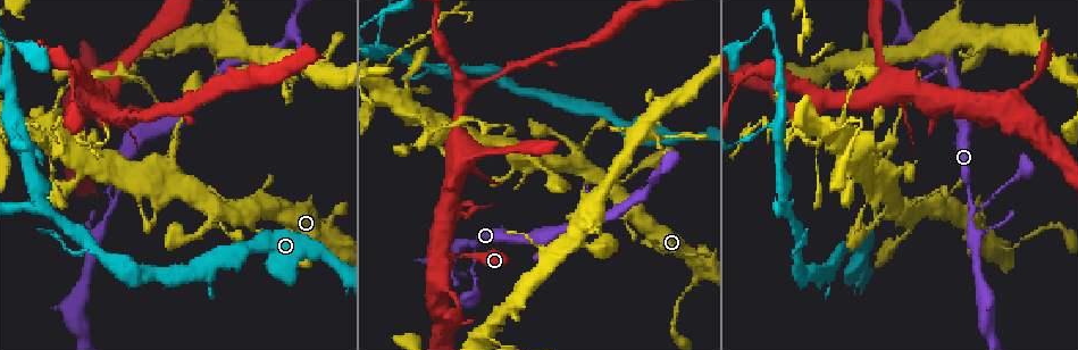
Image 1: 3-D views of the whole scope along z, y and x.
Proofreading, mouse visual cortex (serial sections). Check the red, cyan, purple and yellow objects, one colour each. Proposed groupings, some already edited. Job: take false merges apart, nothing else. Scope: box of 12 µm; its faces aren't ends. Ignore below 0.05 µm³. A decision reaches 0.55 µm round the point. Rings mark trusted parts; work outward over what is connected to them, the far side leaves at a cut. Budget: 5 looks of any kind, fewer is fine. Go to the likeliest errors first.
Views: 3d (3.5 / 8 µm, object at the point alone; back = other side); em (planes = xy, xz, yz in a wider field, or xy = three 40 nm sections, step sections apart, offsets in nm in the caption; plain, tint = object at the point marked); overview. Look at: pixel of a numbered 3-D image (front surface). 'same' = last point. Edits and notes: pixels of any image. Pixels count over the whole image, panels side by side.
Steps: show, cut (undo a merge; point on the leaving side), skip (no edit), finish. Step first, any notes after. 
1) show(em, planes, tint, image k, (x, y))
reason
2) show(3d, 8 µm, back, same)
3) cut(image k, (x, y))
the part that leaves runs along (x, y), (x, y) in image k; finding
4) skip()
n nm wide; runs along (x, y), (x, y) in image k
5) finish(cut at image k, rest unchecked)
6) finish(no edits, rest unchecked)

show(3d, 8 µm, image 1, (111, 204))
abrupt turn

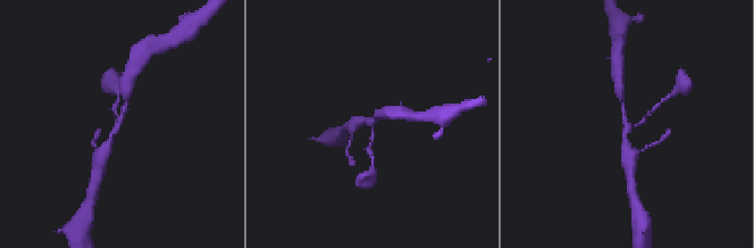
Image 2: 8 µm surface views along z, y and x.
show(em, planes, tint, image 2, (375, 119))
3 arms; arms of 150, 150, 250 nm; need the tissue

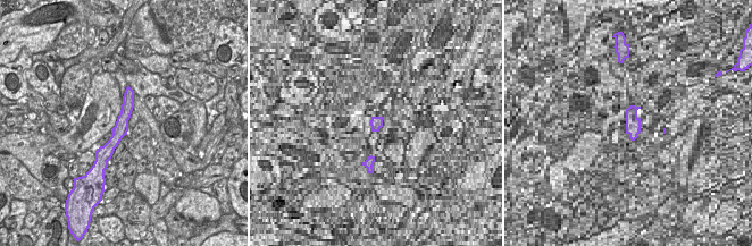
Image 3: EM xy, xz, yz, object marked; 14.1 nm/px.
skip()
runs along (128, 91), (122, 127), (103, 152) in image 3; one cell here

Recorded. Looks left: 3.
show(3d, 3.5 µm, back, image 1, (438, 129))
arms part here

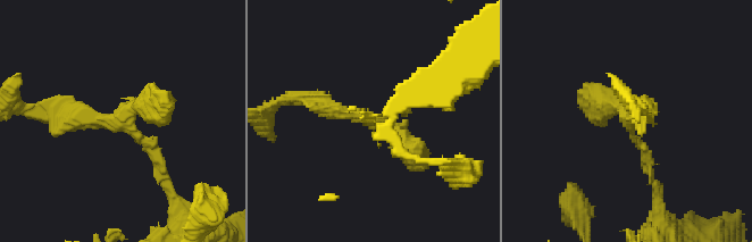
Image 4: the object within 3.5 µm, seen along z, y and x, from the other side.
show(em, xy, step 1, tint, image 4, (629, 125))
3 arms; arms of 150, 250, 300 nm

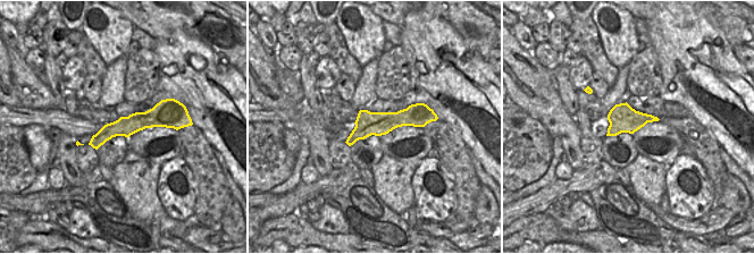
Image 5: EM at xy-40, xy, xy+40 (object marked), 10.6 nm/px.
skip()
runs along (169, 120), (139, 120), (93, 143) in image 5; one cell here

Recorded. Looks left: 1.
finish(no edits, rest unchecked)

